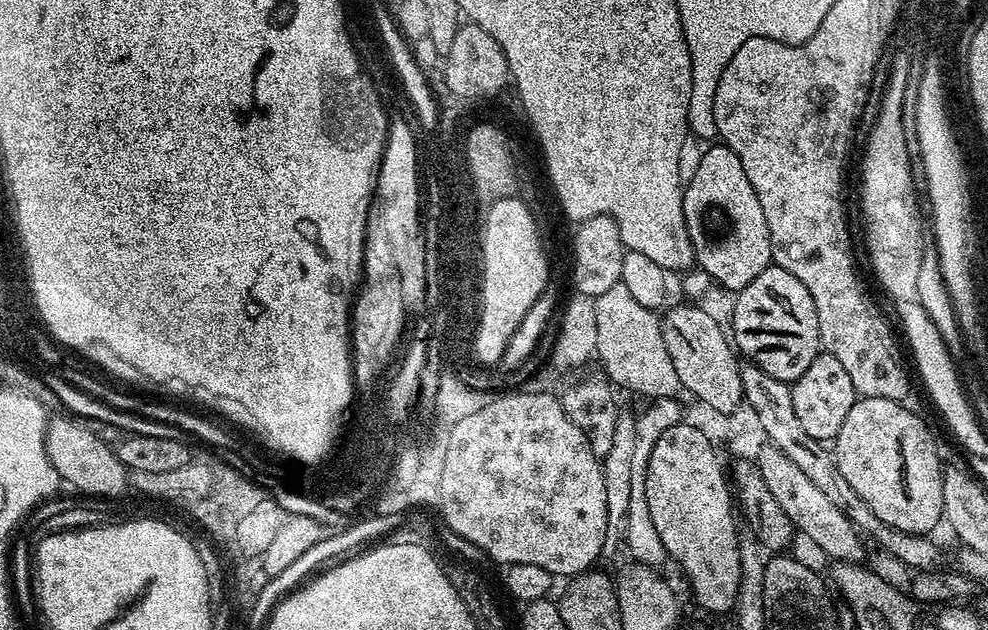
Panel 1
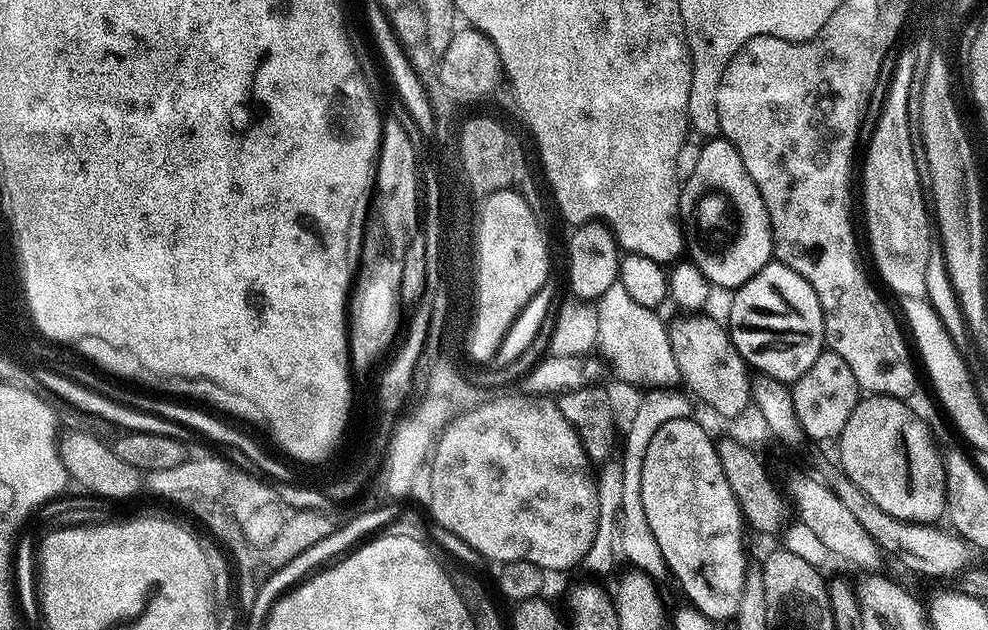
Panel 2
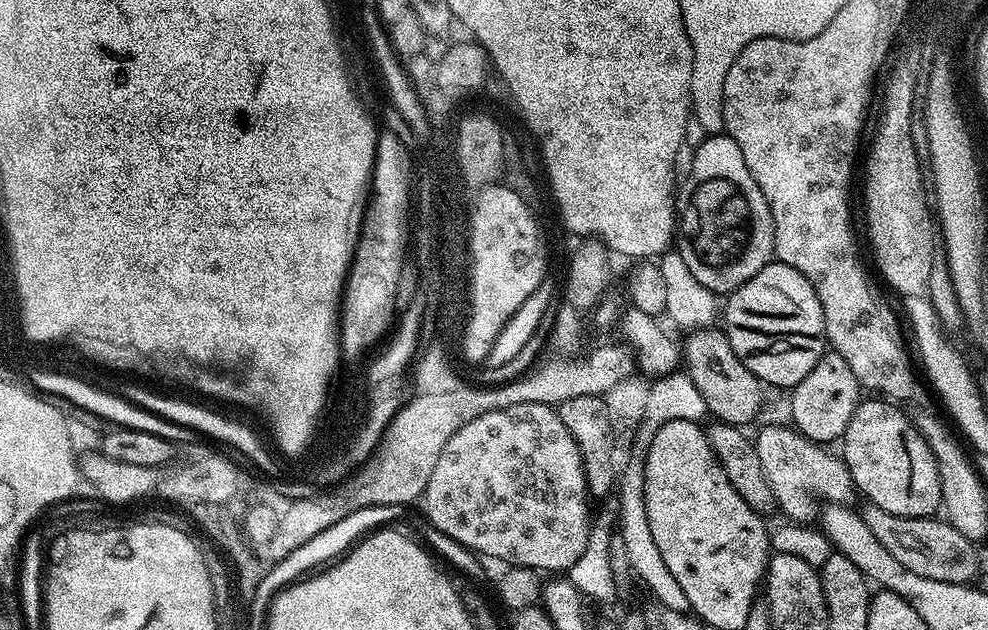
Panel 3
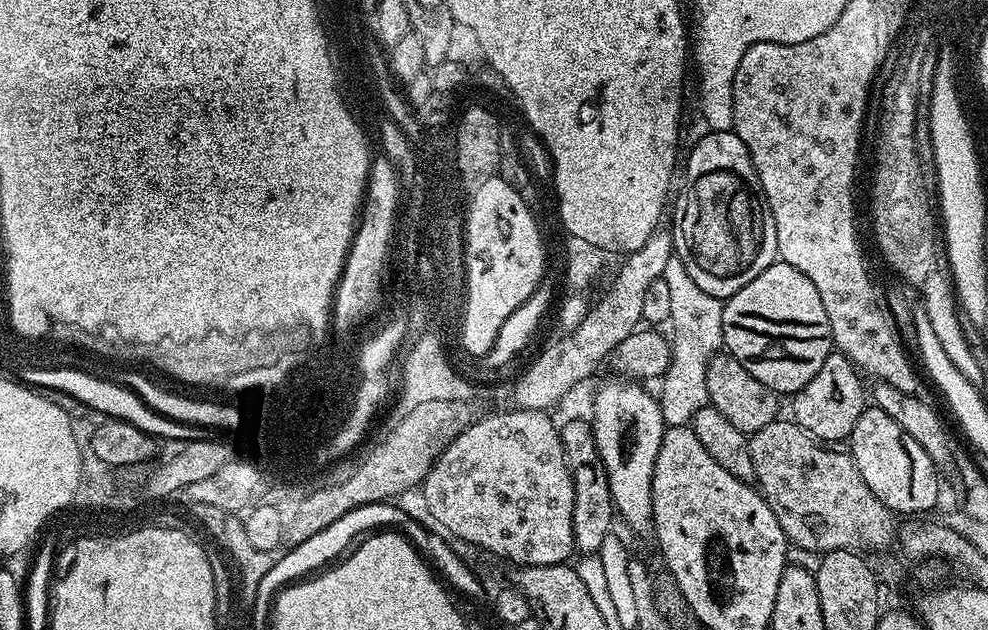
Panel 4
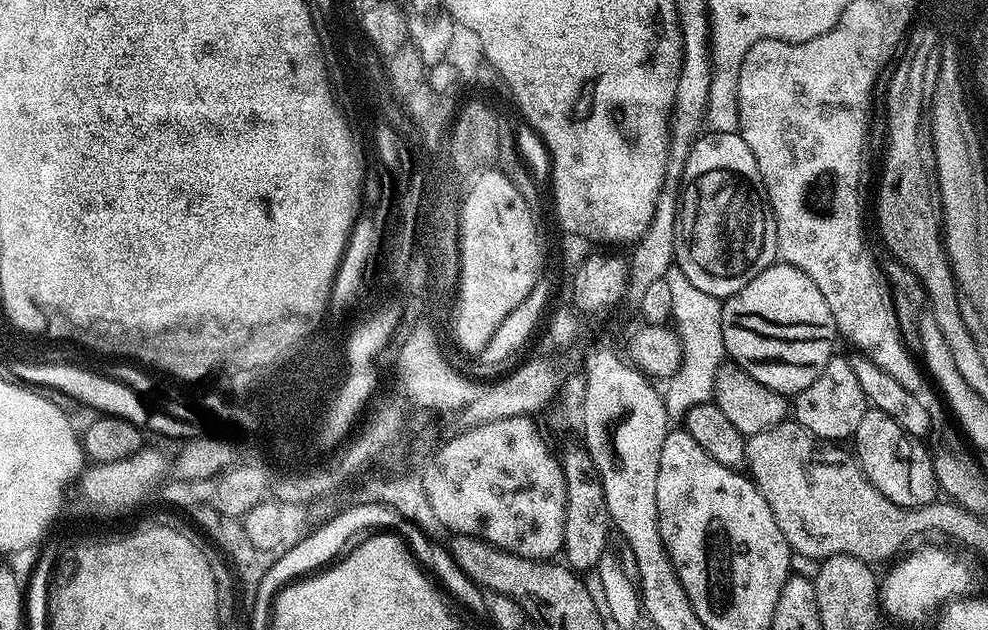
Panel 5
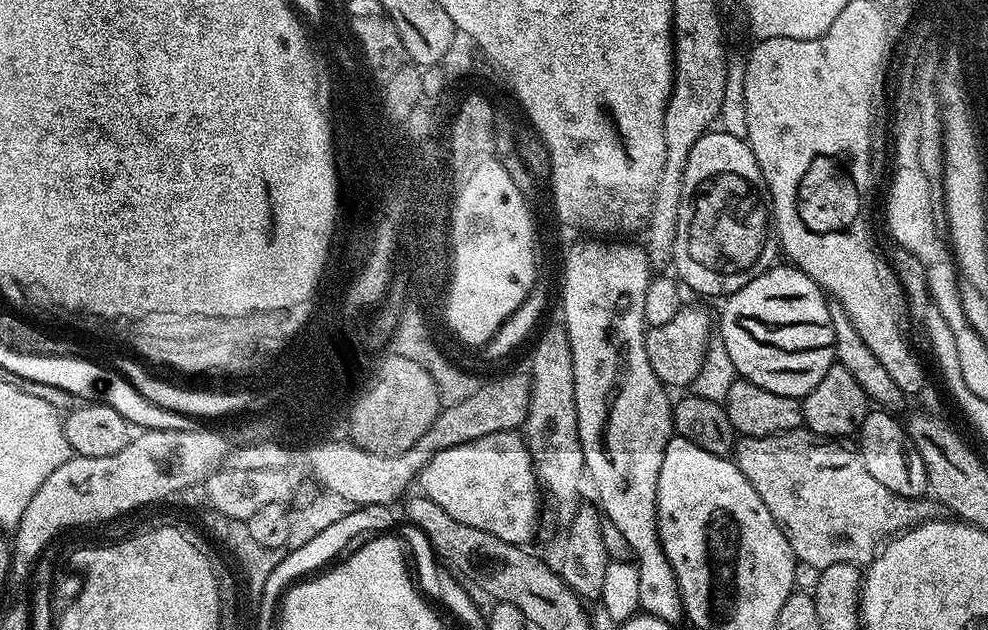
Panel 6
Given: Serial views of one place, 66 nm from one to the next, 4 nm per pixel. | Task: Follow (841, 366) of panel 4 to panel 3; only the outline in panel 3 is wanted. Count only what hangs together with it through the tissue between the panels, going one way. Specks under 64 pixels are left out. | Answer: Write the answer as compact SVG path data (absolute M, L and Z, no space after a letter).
M828 350L798 382L790 392L793 402L793 418L791 423L797 432L816 444L831 445L831 440L839 441L843 437L846 426L850 426L850 418L862 399L862 389L858 378L854 378L854 370L850 370L846 358L842 354Z

